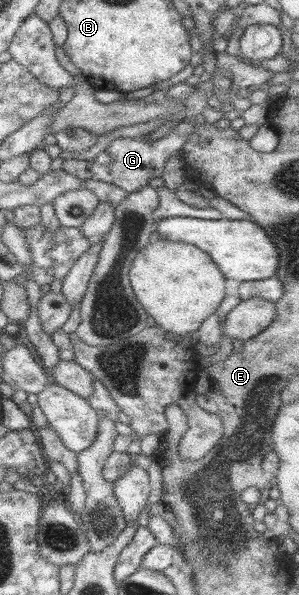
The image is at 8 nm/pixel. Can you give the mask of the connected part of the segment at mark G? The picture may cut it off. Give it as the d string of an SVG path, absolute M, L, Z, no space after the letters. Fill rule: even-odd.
M189 120L180 121L175 128L172 128L169 133L156 141L146 142L144 139L138 138L117 138L111 141L108 147L109 157L111 157L109 164L101 165L94 162L92 158L86 160L64 159L62 168L69 175L79 179L101 181L116 185L128 194L135 193L147 186L150 179L159 178L163 173L165 164L167 164L167 159L183 149L183 144L187 142L189 134L195 132L193 122L189 122Z

